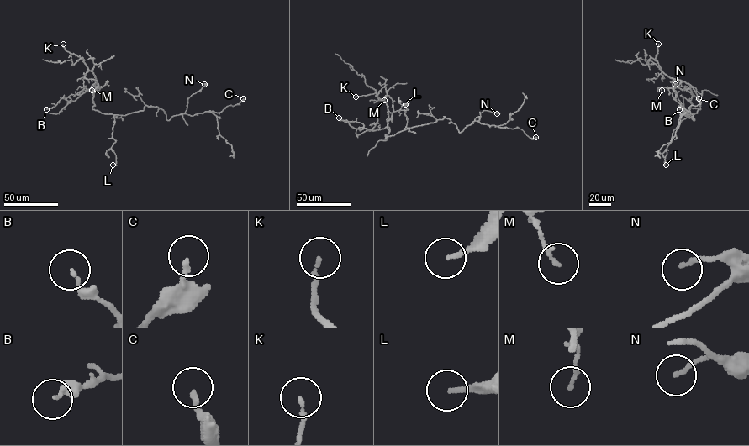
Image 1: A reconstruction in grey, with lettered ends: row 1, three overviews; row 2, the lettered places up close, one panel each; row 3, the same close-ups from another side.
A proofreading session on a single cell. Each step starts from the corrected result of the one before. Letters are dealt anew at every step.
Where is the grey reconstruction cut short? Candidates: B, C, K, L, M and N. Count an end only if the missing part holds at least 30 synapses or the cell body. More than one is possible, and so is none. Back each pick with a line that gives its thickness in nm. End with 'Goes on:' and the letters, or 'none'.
L: Thickness 160 nm
Goes on: L

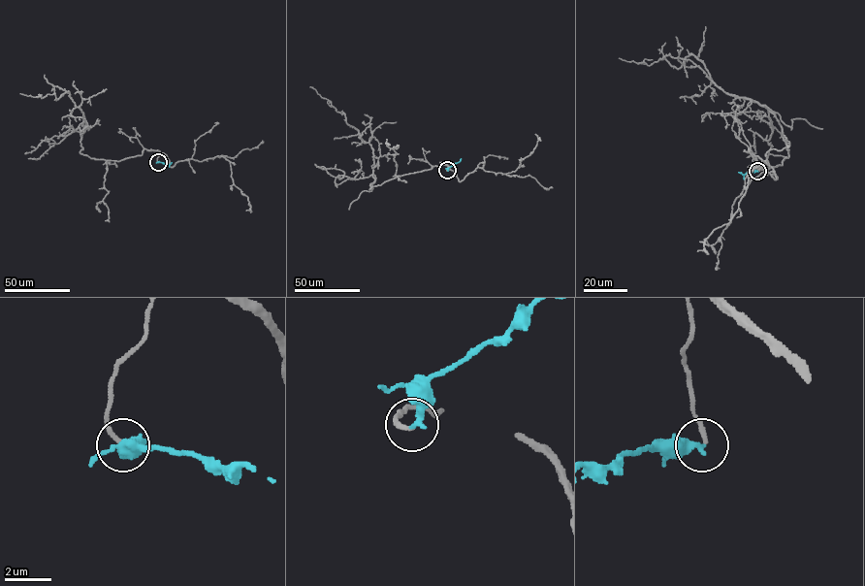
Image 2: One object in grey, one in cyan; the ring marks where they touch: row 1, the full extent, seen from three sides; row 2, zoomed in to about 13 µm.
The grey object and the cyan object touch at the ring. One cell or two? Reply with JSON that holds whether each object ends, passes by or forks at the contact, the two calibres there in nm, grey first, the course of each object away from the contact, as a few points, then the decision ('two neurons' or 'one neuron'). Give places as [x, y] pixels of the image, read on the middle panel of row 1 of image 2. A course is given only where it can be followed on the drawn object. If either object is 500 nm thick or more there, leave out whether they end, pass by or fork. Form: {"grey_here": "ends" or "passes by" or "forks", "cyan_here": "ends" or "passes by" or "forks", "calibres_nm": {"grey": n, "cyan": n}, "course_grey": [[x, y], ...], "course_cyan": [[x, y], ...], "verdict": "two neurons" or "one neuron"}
{"grey_here": "ends", "cyan_here": "ends", "calibres_nm": {"grey": 190, "cyan": 320}, "course_grey": [[447, 171], [440, 164], [369, 189], [374, 180], [373, 149], [344, 113], [310, 87]], "course_cyan": [[447, 170], [461, 158]], "verdict": "one neuron"}

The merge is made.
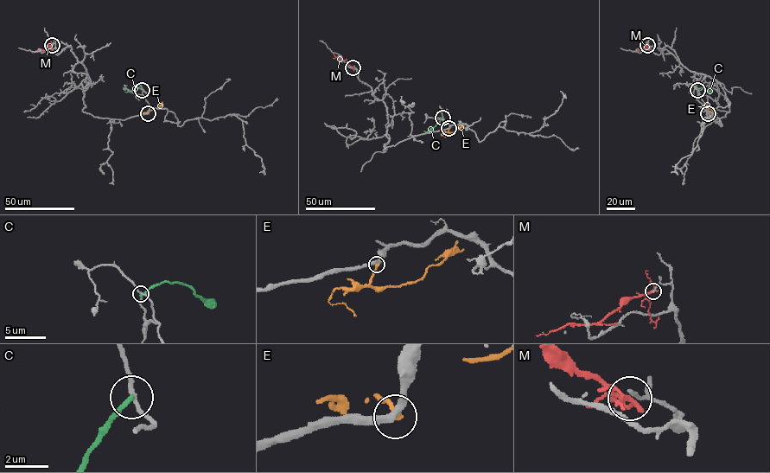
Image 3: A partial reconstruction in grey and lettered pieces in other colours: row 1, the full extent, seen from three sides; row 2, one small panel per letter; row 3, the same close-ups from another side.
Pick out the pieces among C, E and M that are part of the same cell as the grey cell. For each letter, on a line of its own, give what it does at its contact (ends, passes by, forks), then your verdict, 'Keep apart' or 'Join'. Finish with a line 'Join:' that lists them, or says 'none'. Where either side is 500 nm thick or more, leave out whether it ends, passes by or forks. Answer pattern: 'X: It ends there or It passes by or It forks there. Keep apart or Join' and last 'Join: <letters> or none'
C: It ends there. Keep apart
E: It ends there. Keep apart
M: It forks there. Keep apart
Join: none

